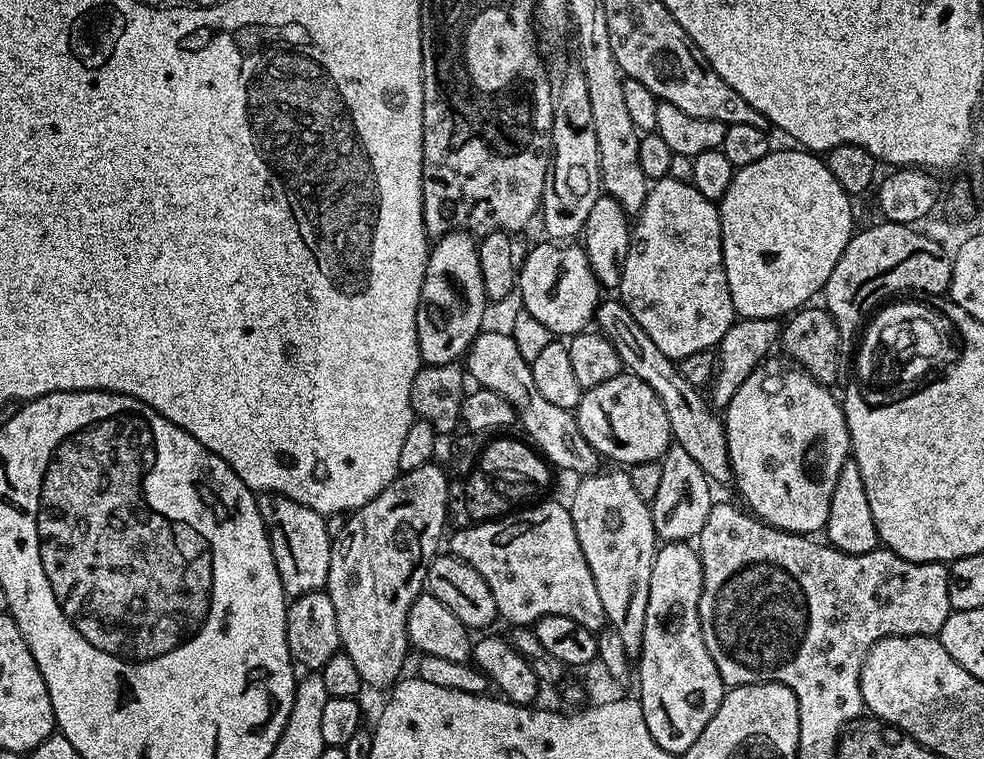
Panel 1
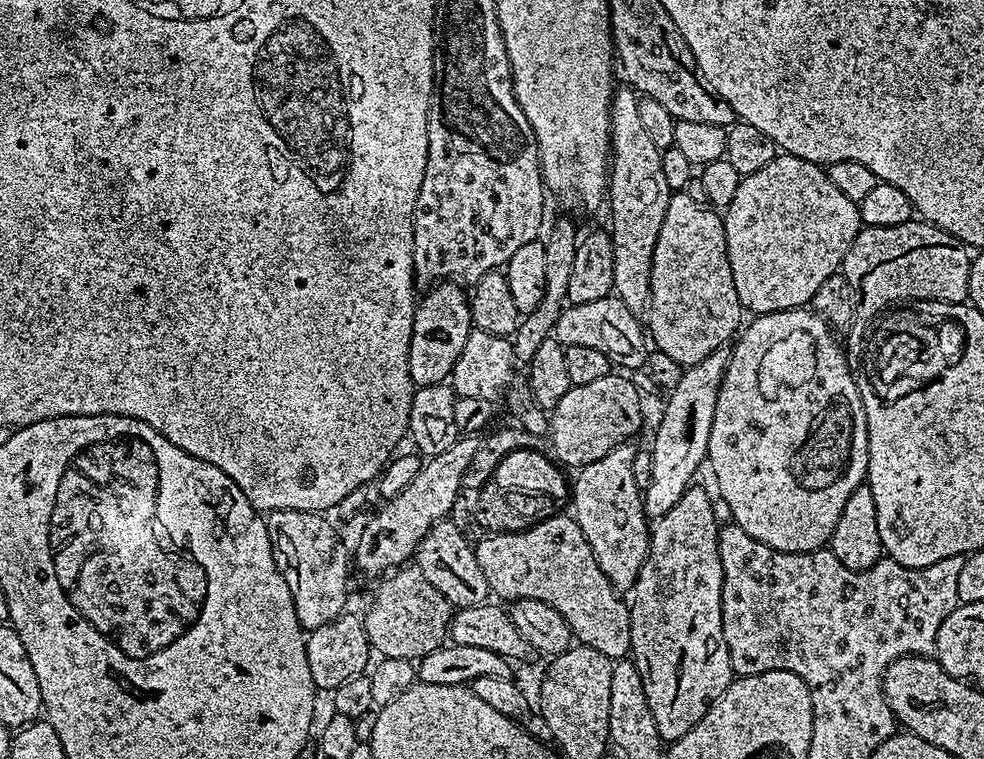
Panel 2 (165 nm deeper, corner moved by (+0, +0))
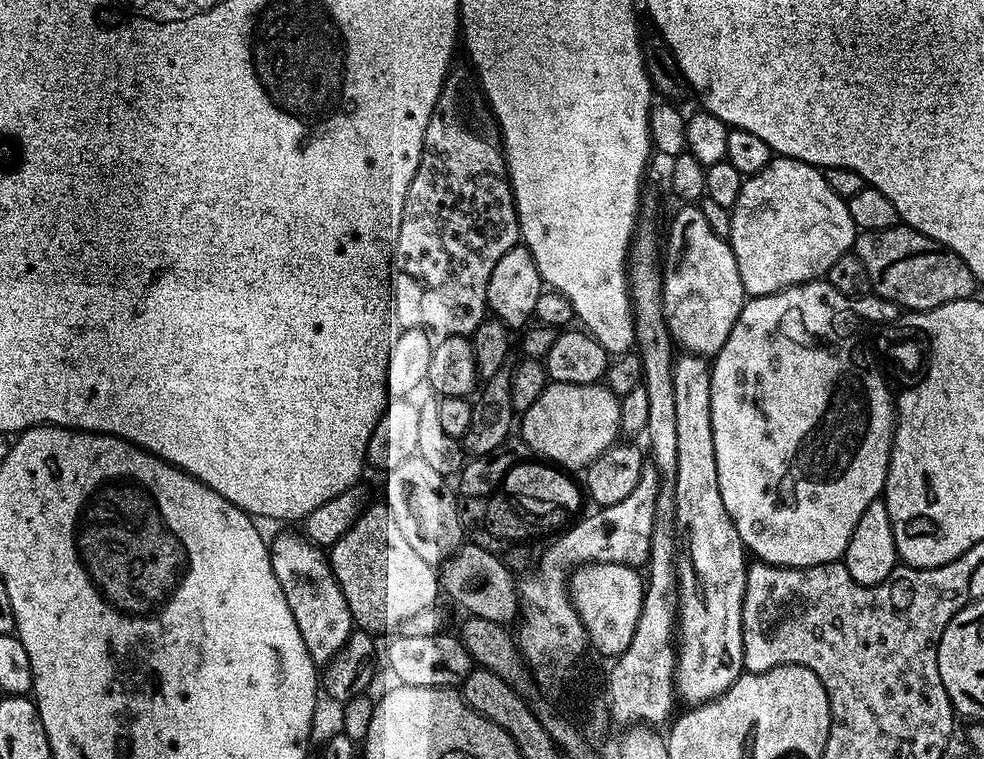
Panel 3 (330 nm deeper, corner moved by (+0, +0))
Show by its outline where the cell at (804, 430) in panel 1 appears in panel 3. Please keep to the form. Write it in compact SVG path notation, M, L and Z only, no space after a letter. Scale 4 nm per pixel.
M809 280L807 284L797 284L794 288L783 288L781 292L775 292L769 296L753 296L745 303L743 310L738 314L738 322L734 322L734 330L730 330L730 338L726 338L726 346L722 346L722 350L717 352L714 361L711 363L712 381L710 382L710 422L714 430L714 458L718 462L718 490L722 494L722 506L726 506L726 514L730 514L730 518L734 522L734 526L738 530L740 540L744 543L745 549L749 553L752 552L757 561L766 564L778 564L782 568L809 568L810 566L818 566L819 564L834 564L843 557L846 546L850 542L850 534L854 534L854 526L858 526L858 518L862 518L862 514L866 514L866 506L870 506L870 502L874 502L884 490L884 483L888 477L888 459L892 454L892 433L894 431L894 396L890 391L889 385L880 377L880 372L874 366L873 361L856 360L856 352L852 352L852 356L848 356L848 352L844 352L844 348L840 348L840 344L836 344L836 332L828 332L828 336L824 336L824 292L828 292L828 288L820 288L819 280Z

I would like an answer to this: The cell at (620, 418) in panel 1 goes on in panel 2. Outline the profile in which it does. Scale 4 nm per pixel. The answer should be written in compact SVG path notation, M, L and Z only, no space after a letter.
M610 374L606 378L597 378L595 382L577 384L566 394L562 402L550 412L550 448L555 459L561 465L569 464L572 470L579 470L585 464L597 462L598 458L608 454L624 441L631 441L640 428L640 392L624 376Z

